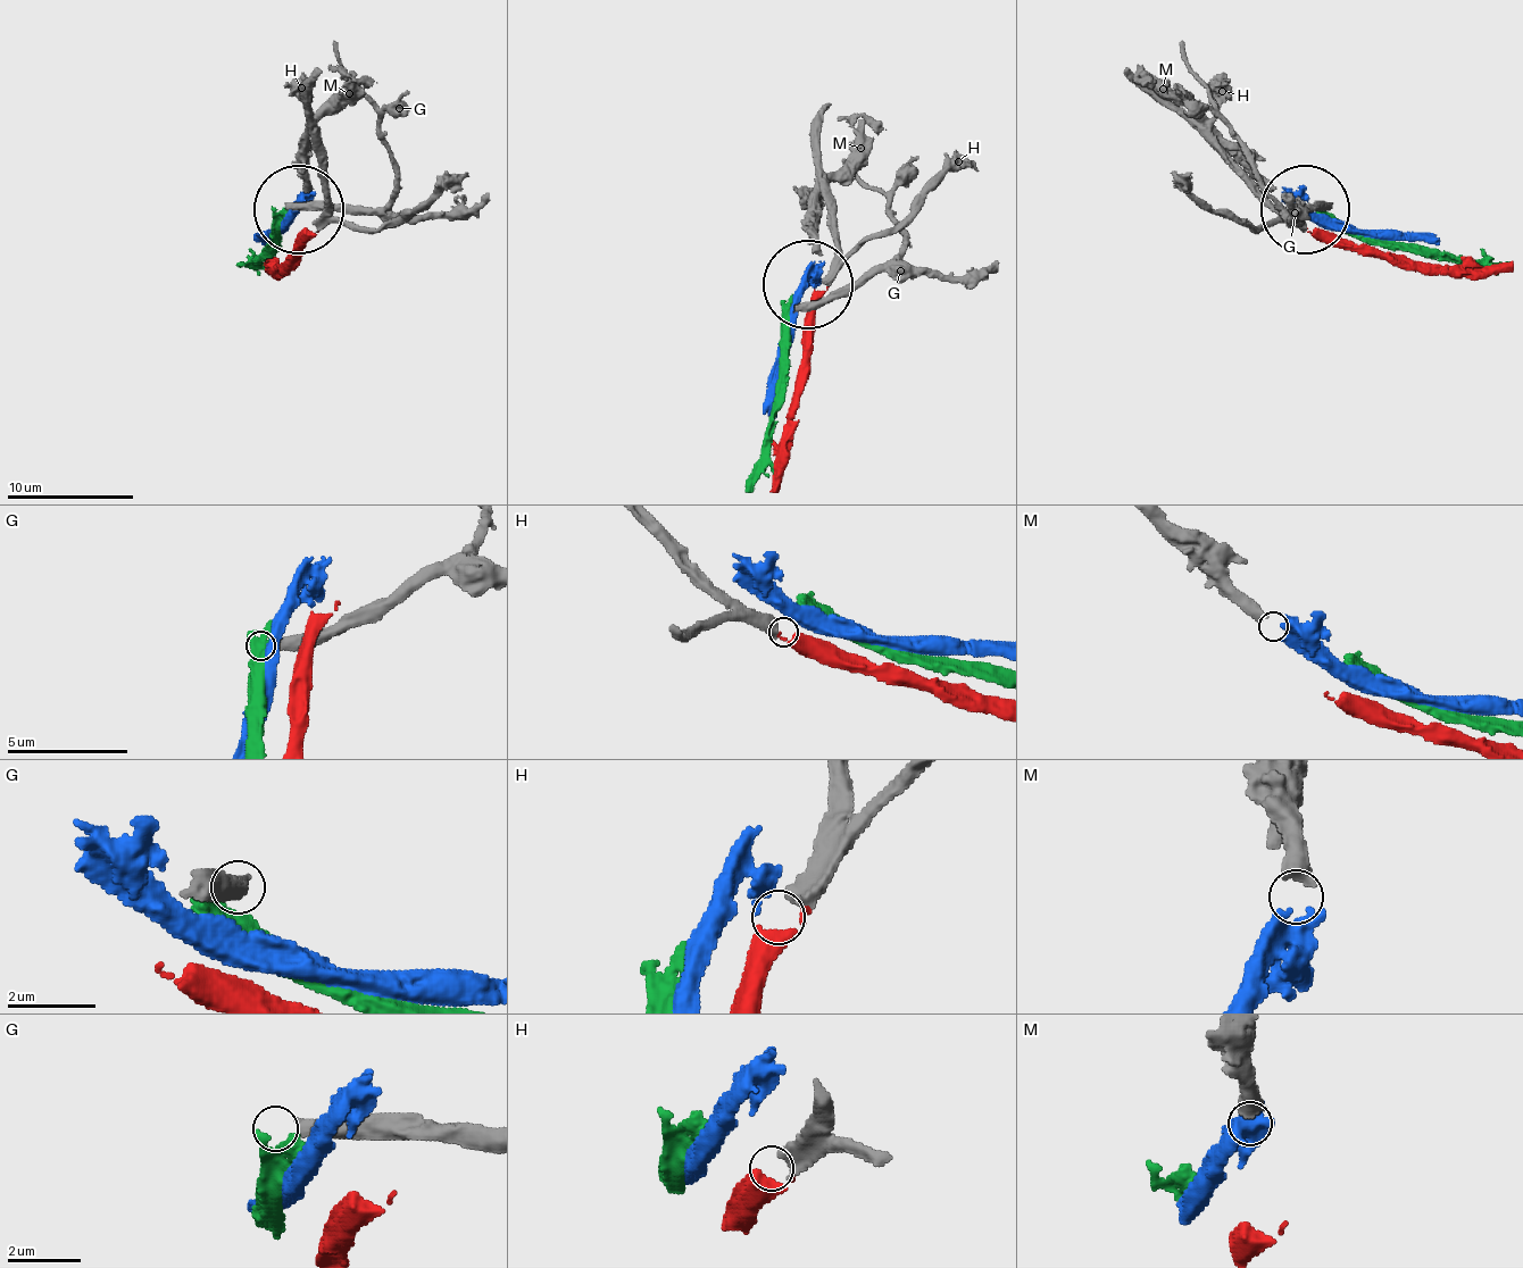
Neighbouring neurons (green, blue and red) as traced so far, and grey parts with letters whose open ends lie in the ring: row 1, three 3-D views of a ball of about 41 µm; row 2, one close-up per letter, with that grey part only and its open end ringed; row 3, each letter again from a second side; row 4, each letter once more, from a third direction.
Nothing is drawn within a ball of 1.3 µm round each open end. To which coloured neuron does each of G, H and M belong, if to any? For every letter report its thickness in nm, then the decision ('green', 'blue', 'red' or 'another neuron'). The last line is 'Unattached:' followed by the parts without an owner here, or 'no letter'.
G: 480 nm thick; another neuron
H: 480 nm thick; red
M: 480 nm thick; blue
Unattached: G

